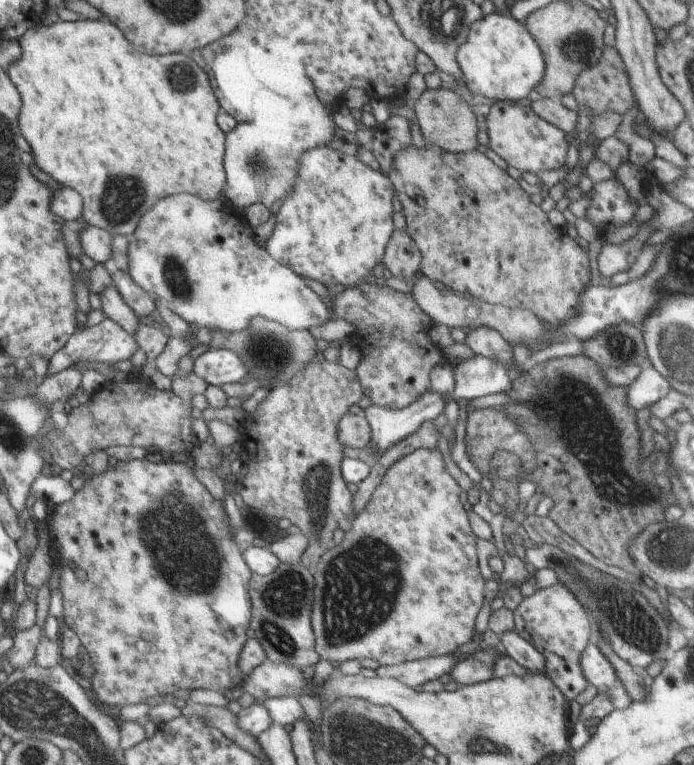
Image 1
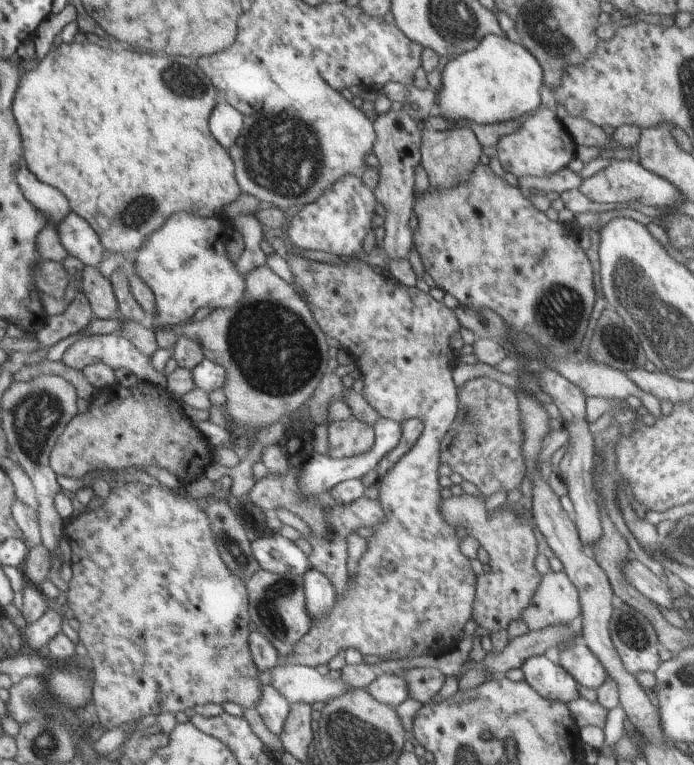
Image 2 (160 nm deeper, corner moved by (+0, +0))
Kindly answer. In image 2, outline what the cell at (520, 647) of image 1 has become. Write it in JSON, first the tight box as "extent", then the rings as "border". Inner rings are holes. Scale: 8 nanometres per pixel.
{"extent":[521,655,580,704],"border":[[[545,655],[529,658],[521,668],[525,681],[542,698],[566,704],[580,698],[574,677]]]}

